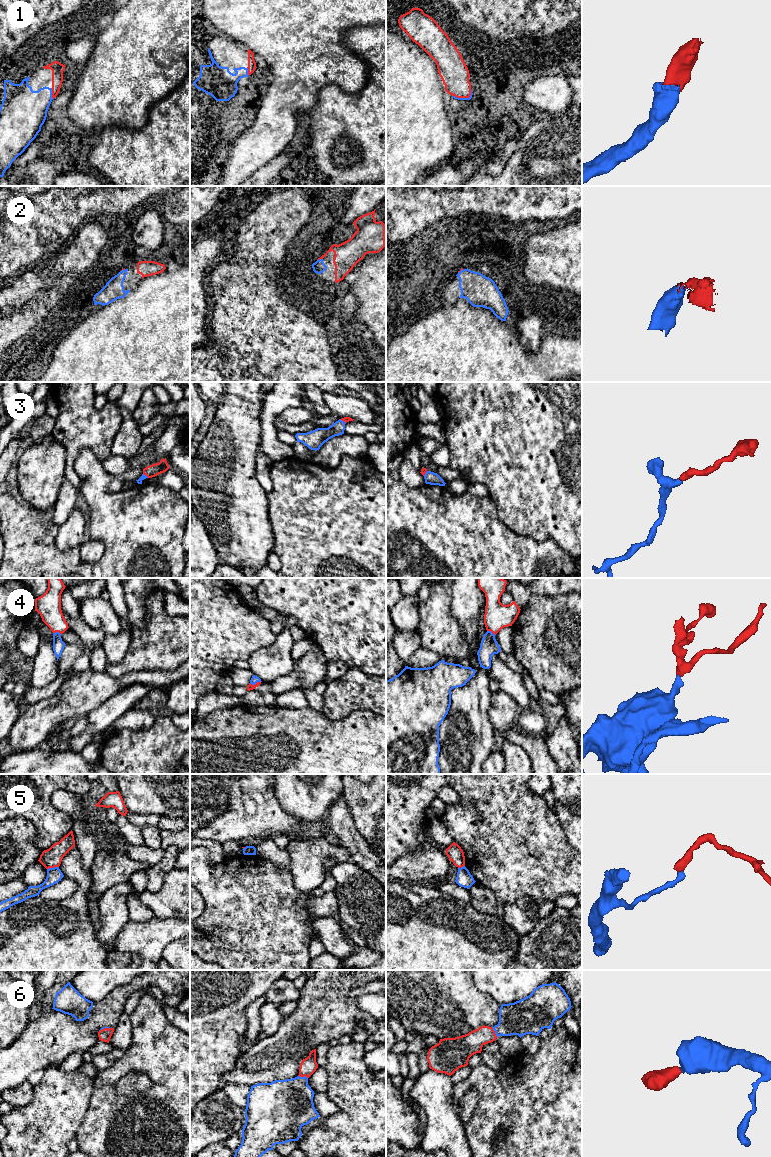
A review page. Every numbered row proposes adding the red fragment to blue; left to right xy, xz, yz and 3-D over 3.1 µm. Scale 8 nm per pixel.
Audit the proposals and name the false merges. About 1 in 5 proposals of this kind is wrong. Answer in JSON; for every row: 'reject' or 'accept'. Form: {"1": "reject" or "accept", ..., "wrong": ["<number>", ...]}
{"1": "accept", "2": "accept", "3": "accept", "4": "accept", "5": "reject", "6": "accept", "wrong": ["5"]}

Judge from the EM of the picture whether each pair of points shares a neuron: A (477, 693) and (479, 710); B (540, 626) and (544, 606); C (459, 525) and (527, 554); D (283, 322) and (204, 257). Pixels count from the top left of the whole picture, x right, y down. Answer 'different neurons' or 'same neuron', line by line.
A: same neuron
B: same neuron
C: same neuron
D: different neurons

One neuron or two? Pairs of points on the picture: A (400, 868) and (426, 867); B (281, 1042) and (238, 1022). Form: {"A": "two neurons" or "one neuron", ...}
{"A": "one neuron", "B": "two neurons"}

